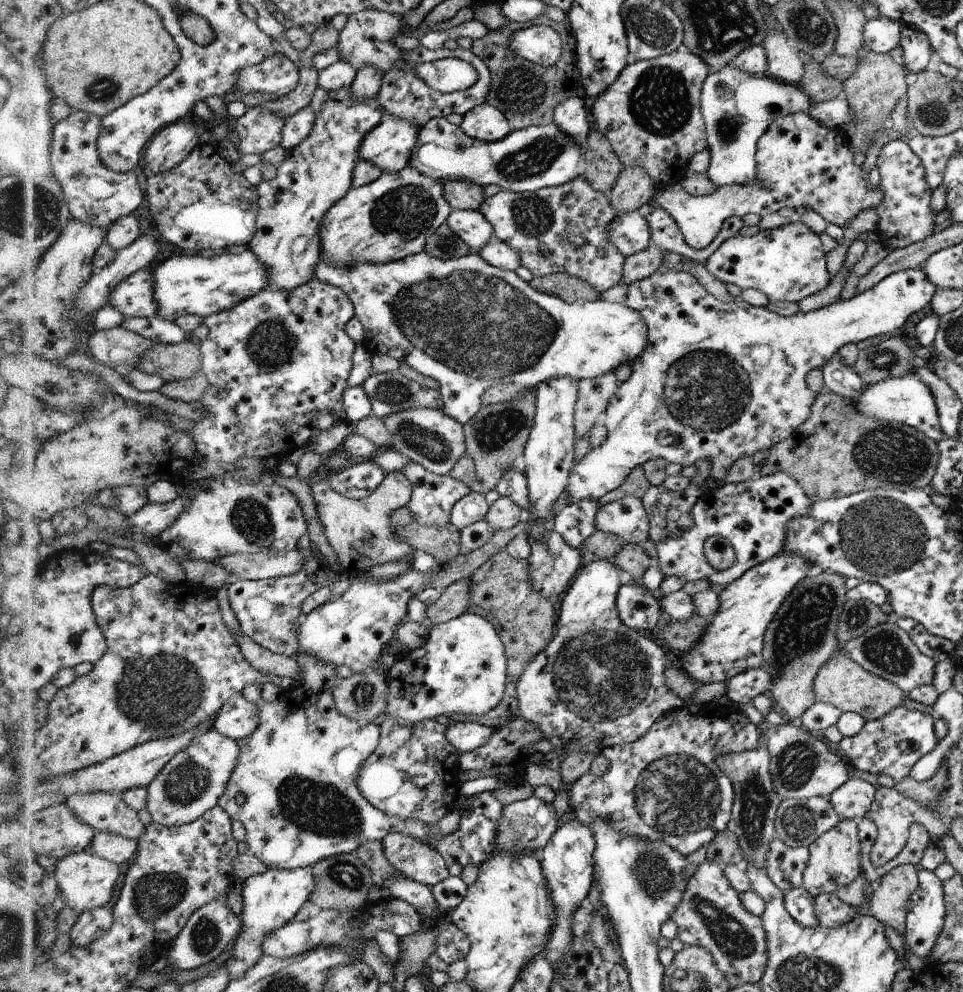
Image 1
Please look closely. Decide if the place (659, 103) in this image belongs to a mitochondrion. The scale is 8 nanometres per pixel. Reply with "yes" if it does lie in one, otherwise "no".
yes

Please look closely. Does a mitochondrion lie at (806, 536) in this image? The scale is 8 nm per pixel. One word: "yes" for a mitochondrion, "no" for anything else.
no

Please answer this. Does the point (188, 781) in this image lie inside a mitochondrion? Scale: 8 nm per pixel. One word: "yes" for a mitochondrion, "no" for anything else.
yes

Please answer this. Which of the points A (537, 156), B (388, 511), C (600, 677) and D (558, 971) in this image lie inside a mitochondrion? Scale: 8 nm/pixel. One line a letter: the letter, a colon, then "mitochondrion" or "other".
A: mitochondrion
B: other
C: mitochondrion
D: other

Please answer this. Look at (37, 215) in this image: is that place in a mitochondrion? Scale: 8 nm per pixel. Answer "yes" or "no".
yes

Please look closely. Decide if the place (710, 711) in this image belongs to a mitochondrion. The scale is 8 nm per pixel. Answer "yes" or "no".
no

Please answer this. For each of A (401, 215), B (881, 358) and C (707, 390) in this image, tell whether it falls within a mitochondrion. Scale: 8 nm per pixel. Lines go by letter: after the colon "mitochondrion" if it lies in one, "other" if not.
A: mitochondrion
B: mitochondrion
C: mitochondrion

